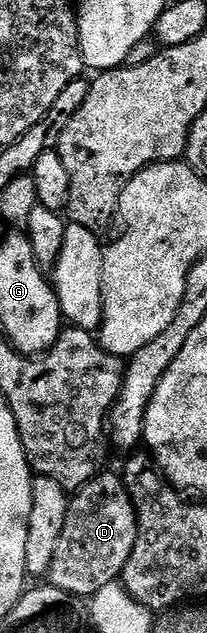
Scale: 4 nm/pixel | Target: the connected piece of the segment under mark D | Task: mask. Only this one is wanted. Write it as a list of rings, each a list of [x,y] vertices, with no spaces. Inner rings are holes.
[[[99,474],[71,496],[65,531],[47,572],[49,584],[70,595],[89,599],[100,589],[117,582],[135,548],[138,518],[127,499],[127,489],[119,474]]]

